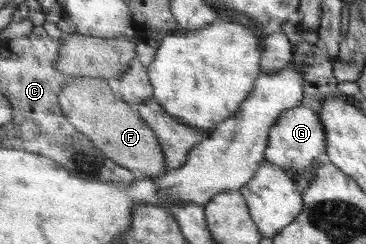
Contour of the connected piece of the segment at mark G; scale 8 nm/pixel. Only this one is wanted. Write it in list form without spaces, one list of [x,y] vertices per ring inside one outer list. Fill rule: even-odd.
[[[300,104],[286,110],[272,127],[265,159],[275,166],[286,170],[287,174],[310,175],[311,162],[325,152],[326,131],[318,112]]]

